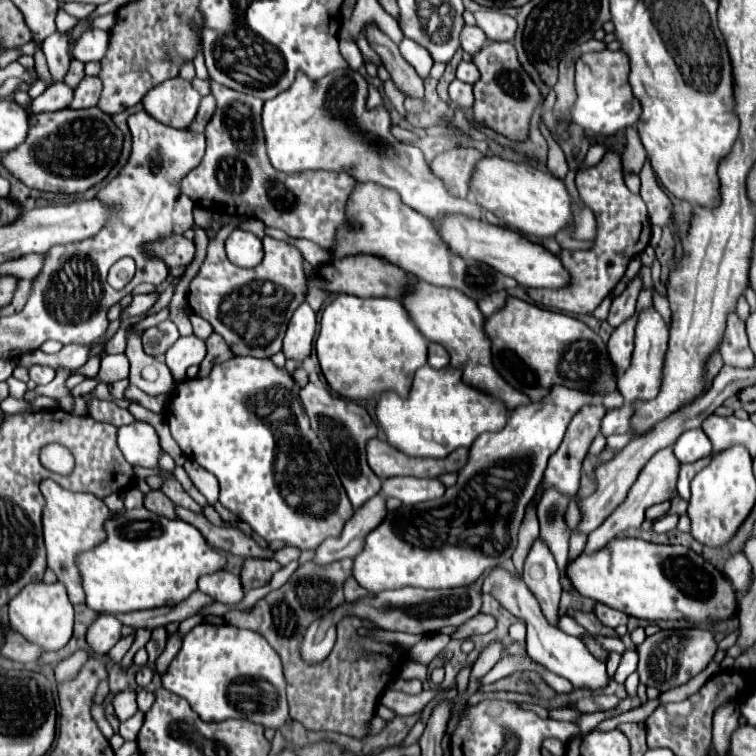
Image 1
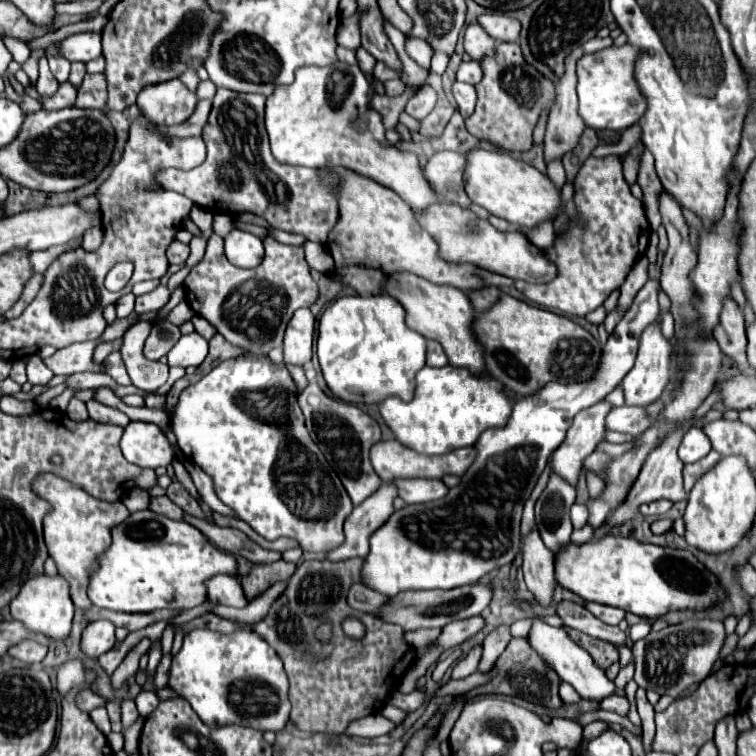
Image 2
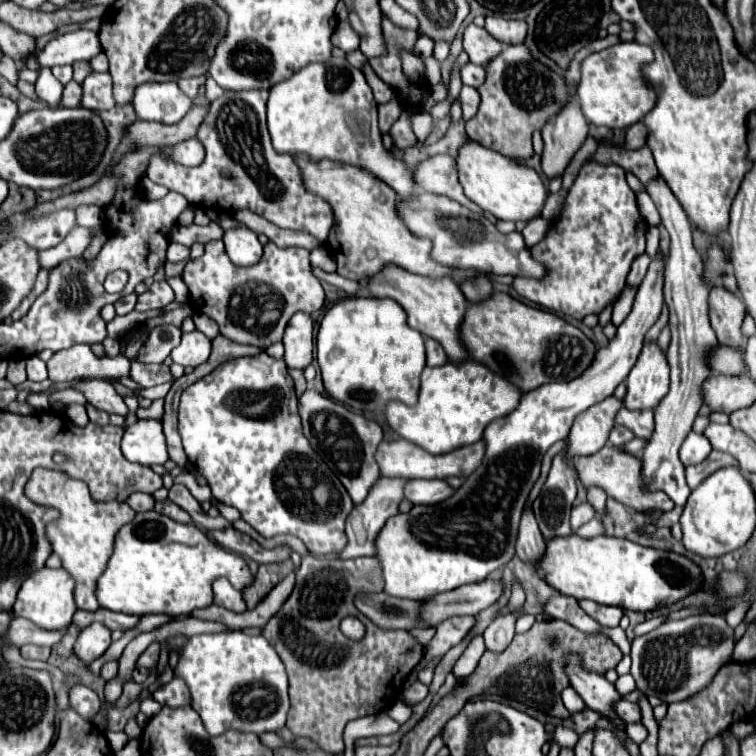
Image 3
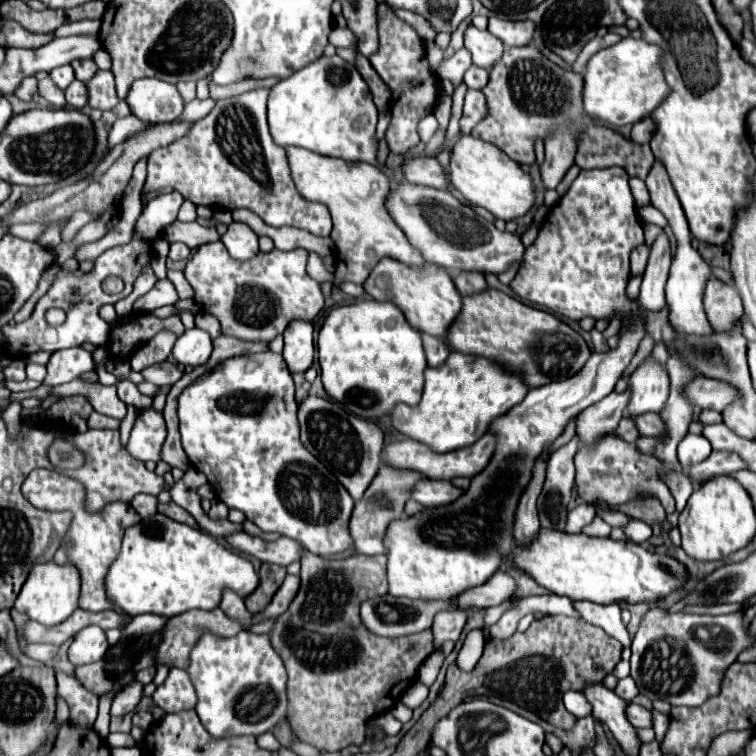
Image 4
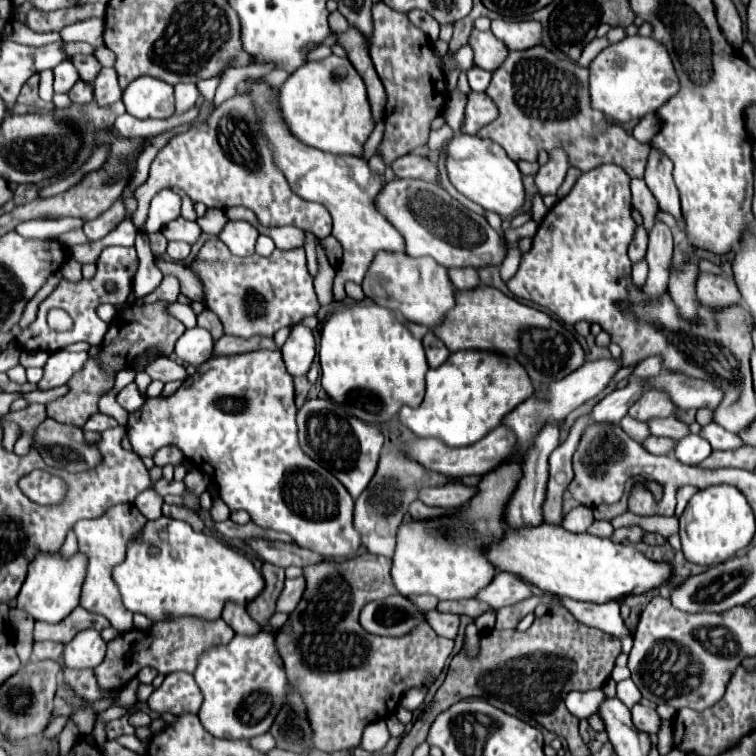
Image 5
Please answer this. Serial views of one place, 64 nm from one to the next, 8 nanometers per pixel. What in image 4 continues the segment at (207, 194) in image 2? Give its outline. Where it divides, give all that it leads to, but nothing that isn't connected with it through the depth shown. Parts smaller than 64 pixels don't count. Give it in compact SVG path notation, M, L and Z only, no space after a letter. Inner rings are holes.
M258 88L218 100L212 112L198 120L184 138L154 150L148 156L144 192L172 188L196 206L202 204L212 210L248 208L270 226L294 226L316 236L330 236L332 218L328 208L300 196L292 182L286 150L272 142L266 124L268 92L268 88Z

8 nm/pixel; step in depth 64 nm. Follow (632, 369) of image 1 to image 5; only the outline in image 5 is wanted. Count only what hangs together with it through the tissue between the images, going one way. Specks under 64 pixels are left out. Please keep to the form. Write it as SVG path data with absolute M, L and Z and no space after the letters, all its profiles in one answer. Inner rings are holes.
M648 386L646 392L640 396L638 402L634 402L628 410L628 414L636 420L642 420L646 422L648 418L652 416L662 416L662 418L668 418L672 416L674 412L674 404L672 400L668 398L668 394L664 394L664 390L656 390L654 386Z

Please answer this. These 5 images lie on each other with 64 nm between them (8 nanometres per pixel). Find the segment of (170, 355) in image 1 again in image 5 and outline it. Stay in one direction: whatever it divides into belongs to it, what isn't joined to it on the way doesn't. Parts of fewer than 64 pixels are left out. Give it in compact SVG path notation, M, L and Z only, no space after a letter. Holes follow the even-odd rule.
M196 326L196 328L186 330L178 338L178 342L174 346L174 354L184 364L192 364L198 368L212 356L212 348L214 348L214 340L212 340L210 332Z

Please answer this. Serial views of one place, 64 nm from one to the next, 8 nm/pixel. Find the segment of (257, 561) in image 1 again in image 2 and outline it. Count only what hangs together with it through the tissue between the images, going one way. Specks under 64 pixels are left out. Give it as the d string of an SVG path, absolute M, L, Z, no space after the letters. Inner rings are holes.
M278 560L272 564L252 564L250 572L240 578L240 584L244 588L246 598L252 600L254 596L268 590L274 582L290 578L294 570L296 570L296 564L290 564L284 560Z

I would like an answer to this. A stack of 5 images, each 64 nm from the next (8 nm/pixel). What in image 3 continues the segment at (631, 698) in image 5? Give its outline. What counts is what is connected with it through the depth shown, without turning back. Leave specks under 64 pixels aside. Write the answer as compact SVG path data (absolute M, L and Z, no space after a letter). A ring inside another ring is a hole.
M624 674L624 676L620 676L620 678L616 680L616 688L618 688L618 692L620 692L622 696L628 694L628 692L632 692L632 690L636 690L636 684L634 684L632 674Z

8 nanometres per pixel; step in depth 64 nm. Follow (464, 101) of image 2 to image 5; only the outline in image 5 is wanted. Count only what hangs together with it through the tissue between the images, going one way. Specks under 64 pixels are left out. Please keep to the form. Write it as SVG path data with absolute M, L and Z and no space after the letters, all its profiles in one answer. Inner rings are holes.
M470 92L466 102L466 114L462 132L464 134L476 134L482 126L492 122L498 116L498 110L494 102L484 92Z

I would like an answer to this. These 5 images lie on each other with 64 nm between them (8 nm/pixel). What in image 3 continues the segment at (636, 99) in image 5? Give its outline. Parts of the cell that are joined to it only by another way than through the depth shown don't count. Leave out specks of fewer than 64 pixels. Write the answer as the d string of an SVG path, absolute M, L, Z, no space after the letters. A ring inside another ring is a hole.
M620 42L584 58L584 64L580 64L582 76L576 92L584 118L594 126L606 128L628 128L640 122L656 102L656 92L644 82L640 72L640 66L652 58L652 48L638 42Z

